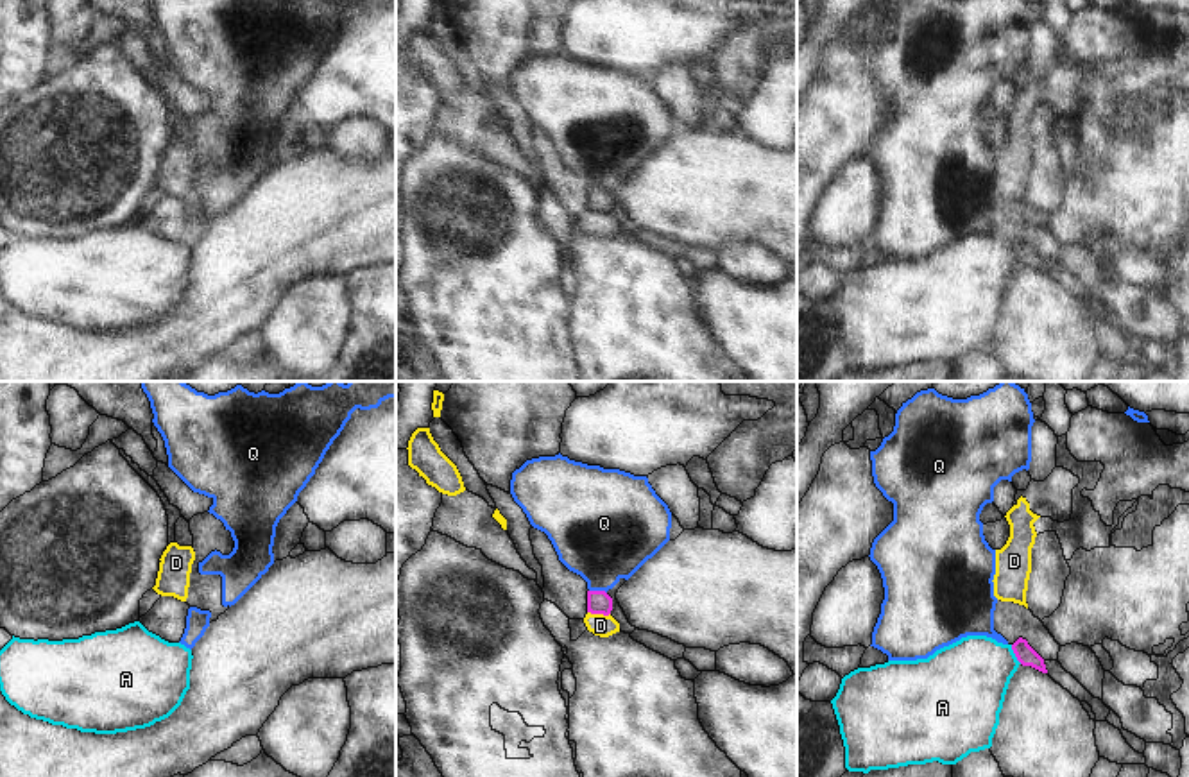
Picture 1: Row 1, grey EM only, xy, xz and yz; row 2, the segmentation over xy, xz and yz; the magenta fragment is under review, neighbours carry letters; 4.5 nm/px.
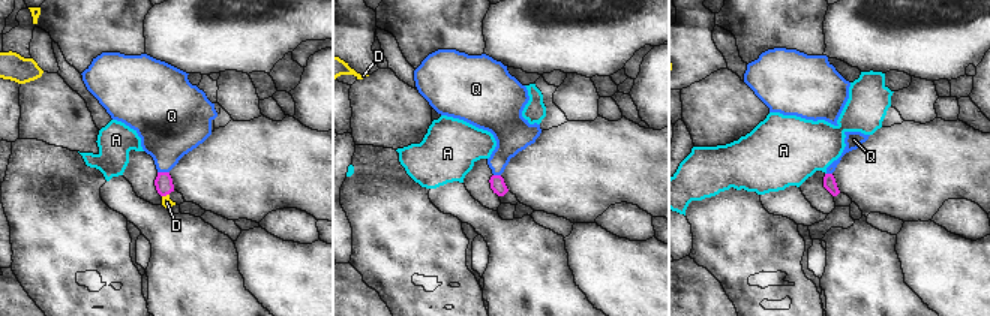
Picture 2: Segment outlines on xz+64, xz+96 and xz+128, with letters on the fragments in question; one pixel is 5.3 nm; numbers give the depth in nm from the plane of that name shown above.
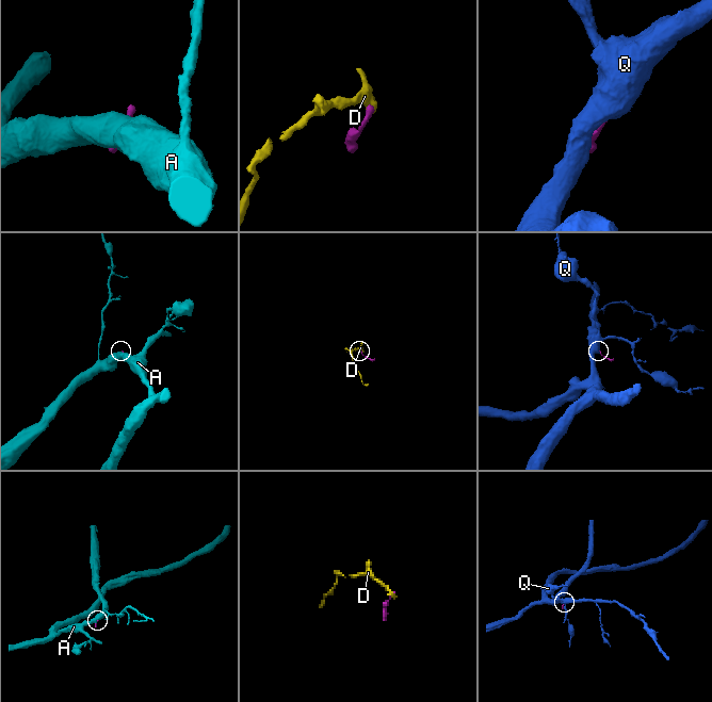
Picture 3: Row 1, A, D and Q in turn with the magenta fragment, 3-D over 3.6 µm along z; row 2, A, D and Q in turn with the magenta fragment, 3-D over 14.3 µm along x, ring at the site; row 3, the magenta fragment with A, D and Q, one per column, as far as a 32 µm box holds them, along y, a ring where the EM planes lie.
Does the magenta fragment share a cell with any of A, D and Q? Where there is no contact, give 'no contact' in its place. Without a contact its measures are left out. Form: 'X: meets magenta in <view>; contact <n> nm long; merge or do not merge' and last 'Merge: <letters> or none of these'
A: meets magenta in yz; contact 100 nm long; do not merge
D: meets magenta in xz; contact 110 nm long; do not merge
Q: meets magenta in xz; contact 80 nm long; merge
Merge: Q

